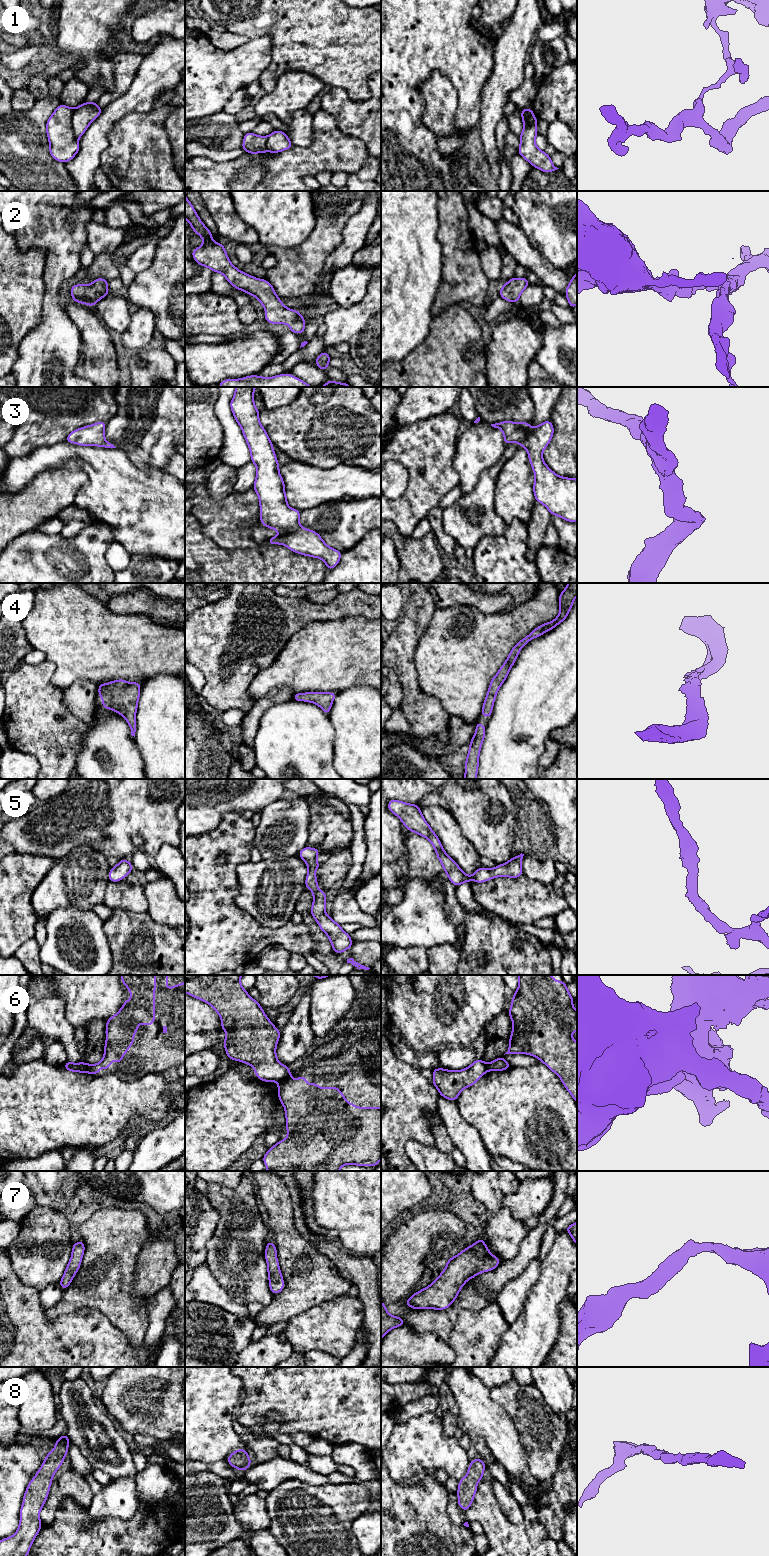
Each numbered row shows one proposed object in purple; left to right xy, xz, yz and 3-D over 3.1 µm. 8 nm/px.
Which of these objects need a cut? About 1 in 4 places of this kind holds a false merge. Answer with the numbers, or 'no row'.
1, 6

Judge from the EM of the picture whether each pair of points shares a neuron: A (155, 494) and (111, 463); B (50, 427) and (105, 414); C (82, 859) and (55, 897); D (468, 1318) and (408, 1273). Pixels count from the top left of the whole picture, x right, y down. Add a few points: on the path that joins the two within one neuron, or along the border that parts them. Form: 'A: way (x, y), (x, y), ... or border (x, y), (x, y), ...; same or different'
A: way (144, 494), (122, 474); same
B: way (64, 416), (91, 414); same
C: way (82, 868), (63, 888); same
D: border (483, 1307), (477, 1311), (462, 1309), (451, 1334); different

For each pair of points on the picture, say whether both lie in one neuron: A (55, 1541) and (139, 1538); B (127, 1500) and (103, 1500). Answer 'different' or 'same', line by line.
A: same
B: same

